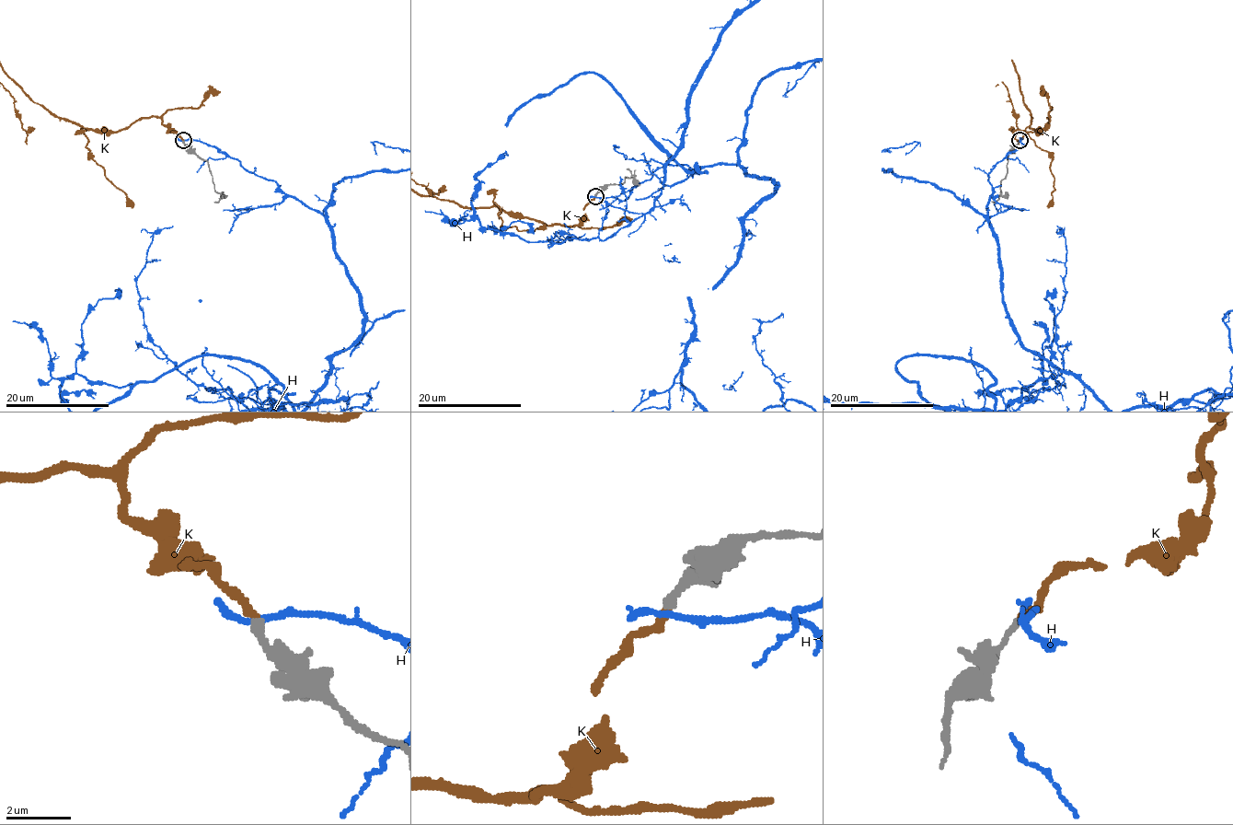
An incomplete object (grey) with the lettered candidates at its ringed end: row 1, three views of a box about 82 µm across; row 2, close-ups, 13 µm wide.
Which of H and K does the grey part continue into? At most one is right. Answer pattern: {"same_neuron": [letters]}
{"same_neuron": ["K"]}

